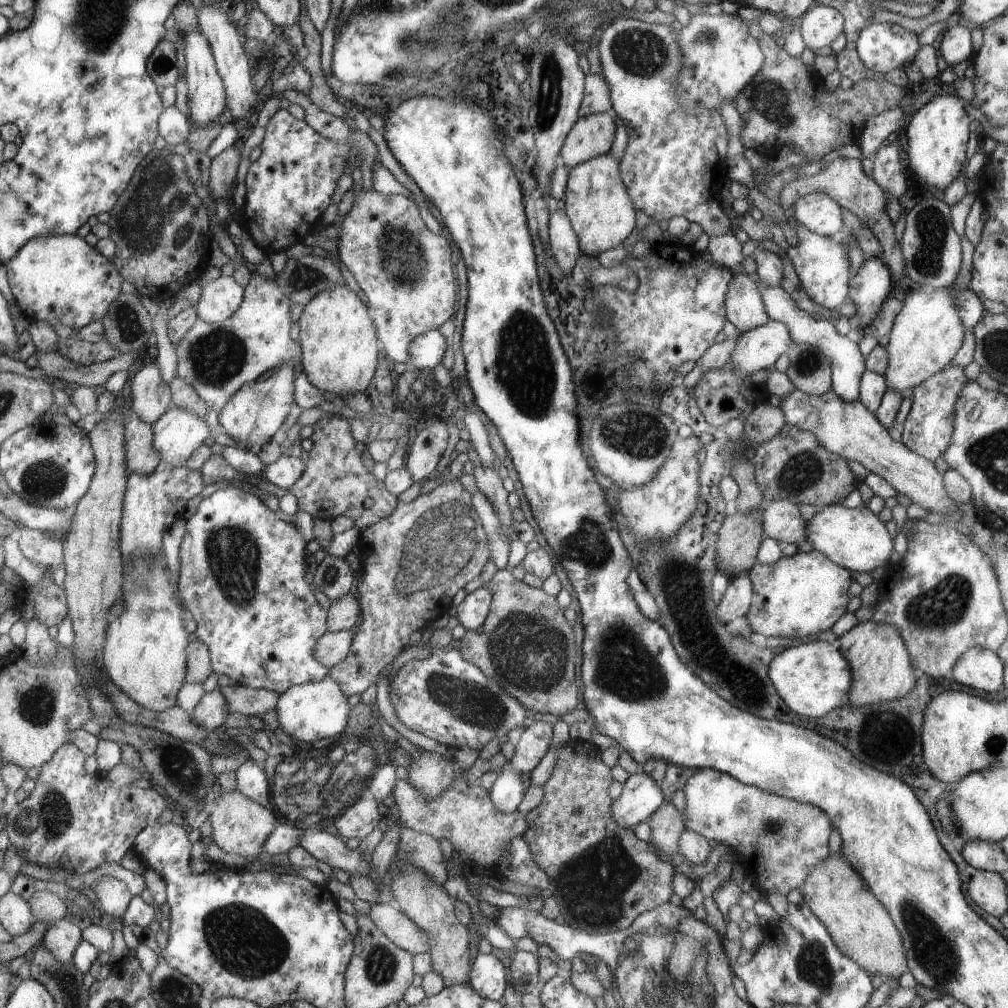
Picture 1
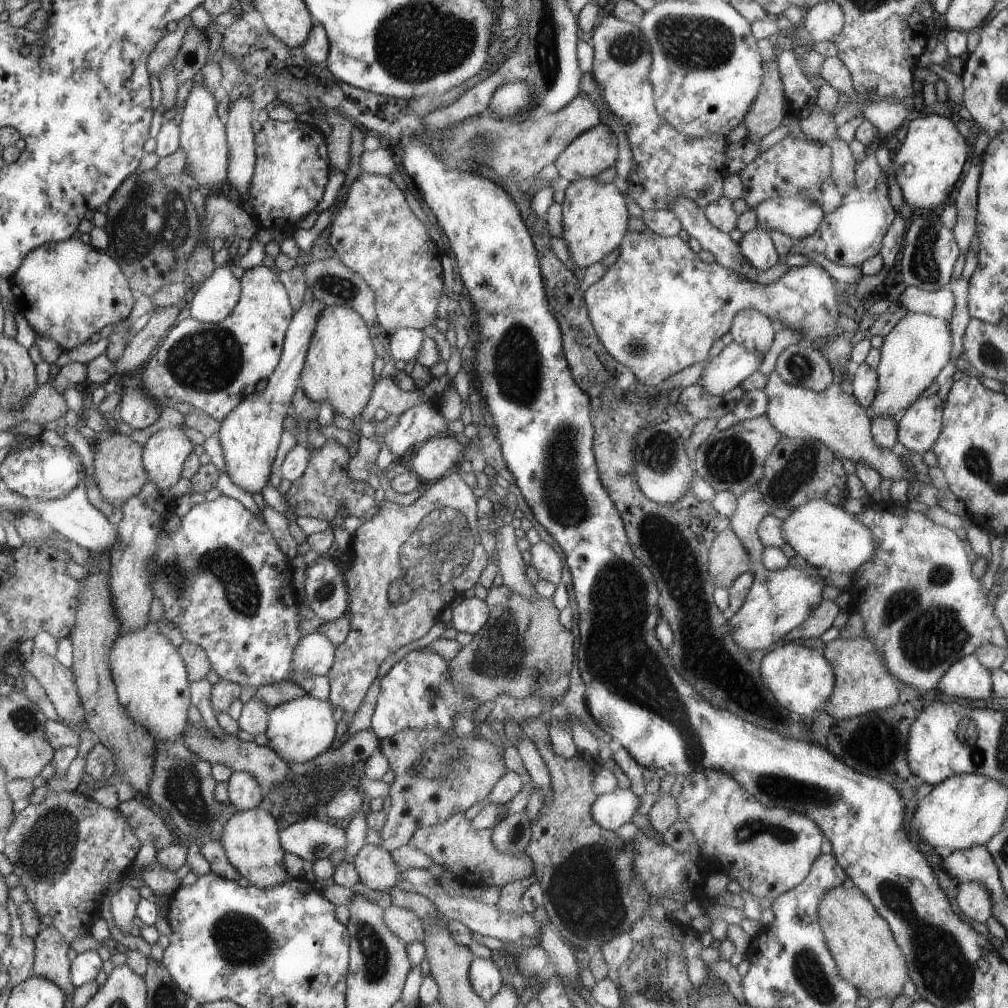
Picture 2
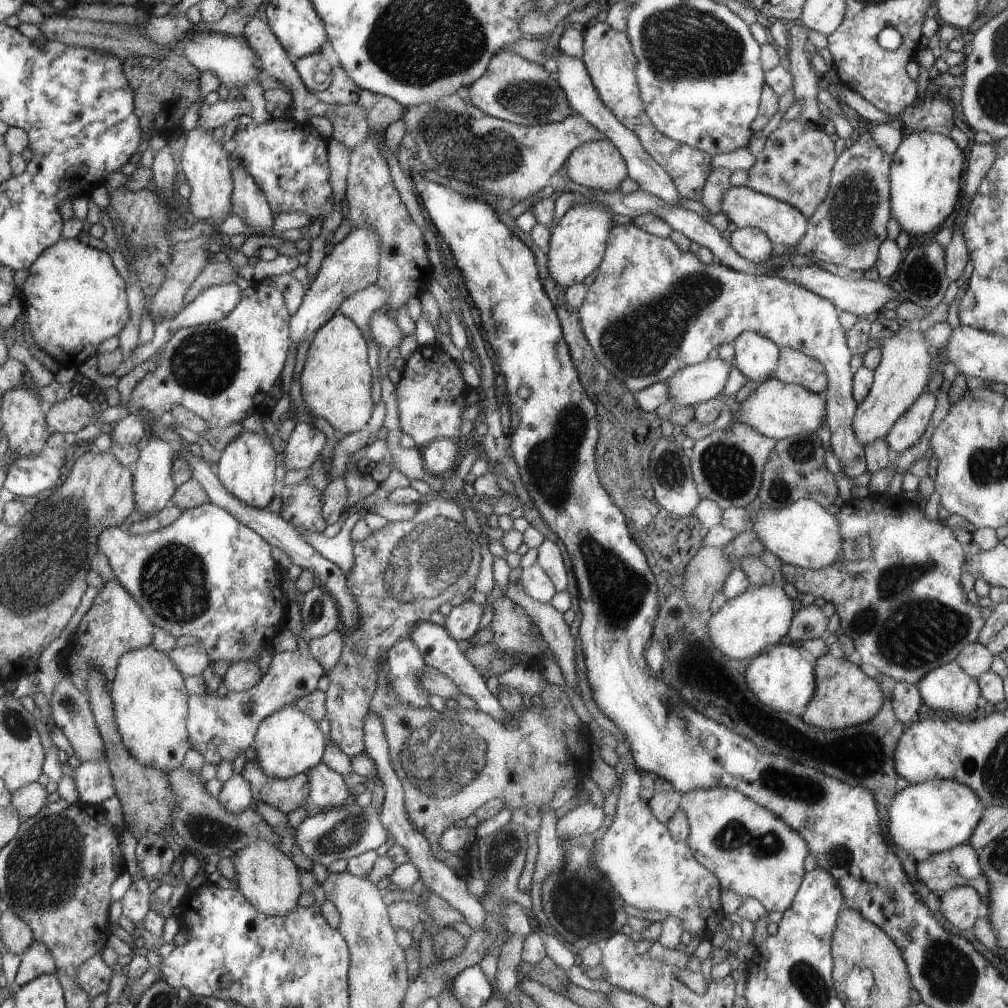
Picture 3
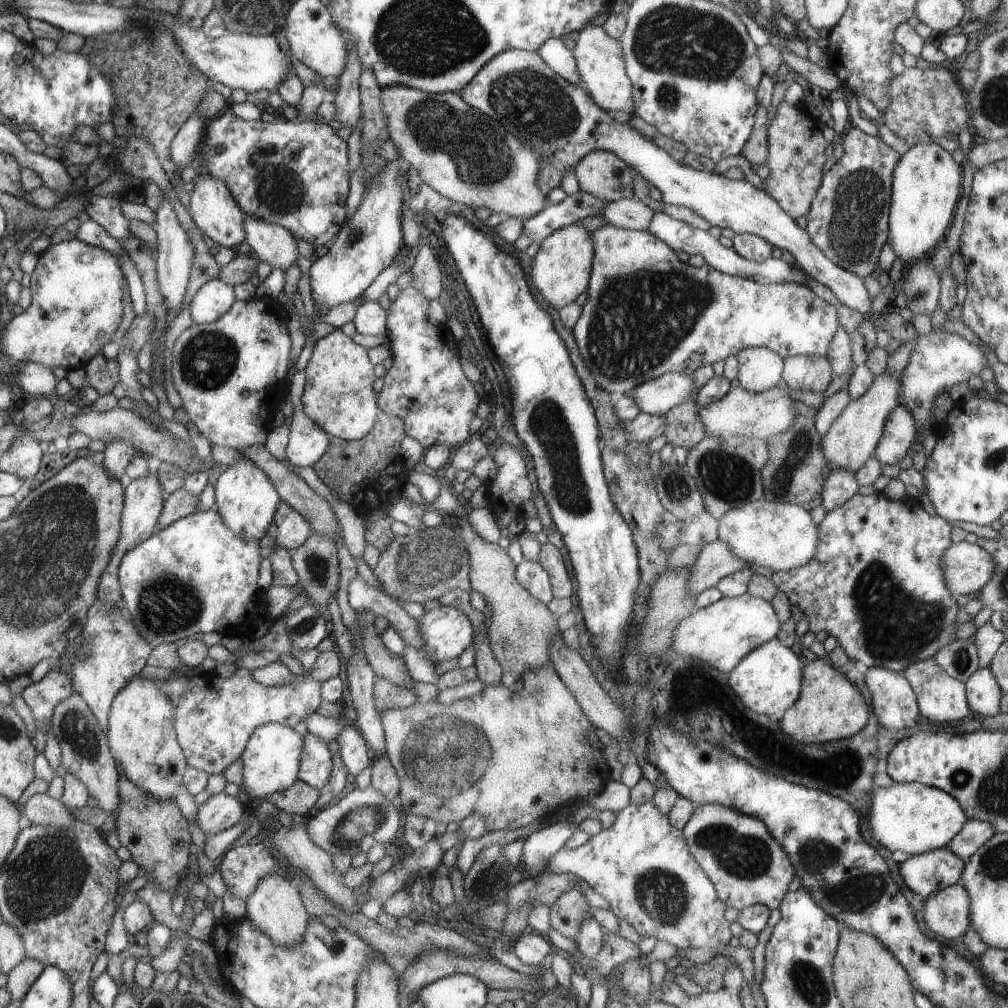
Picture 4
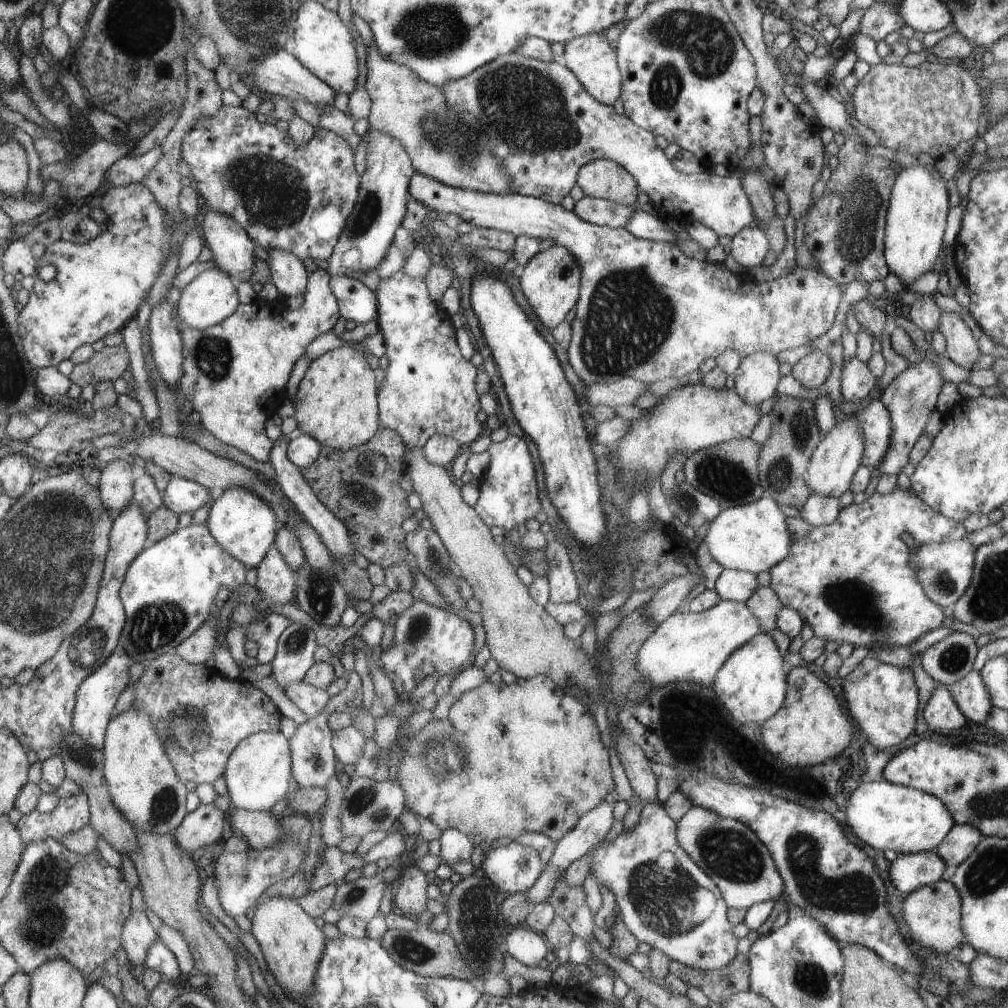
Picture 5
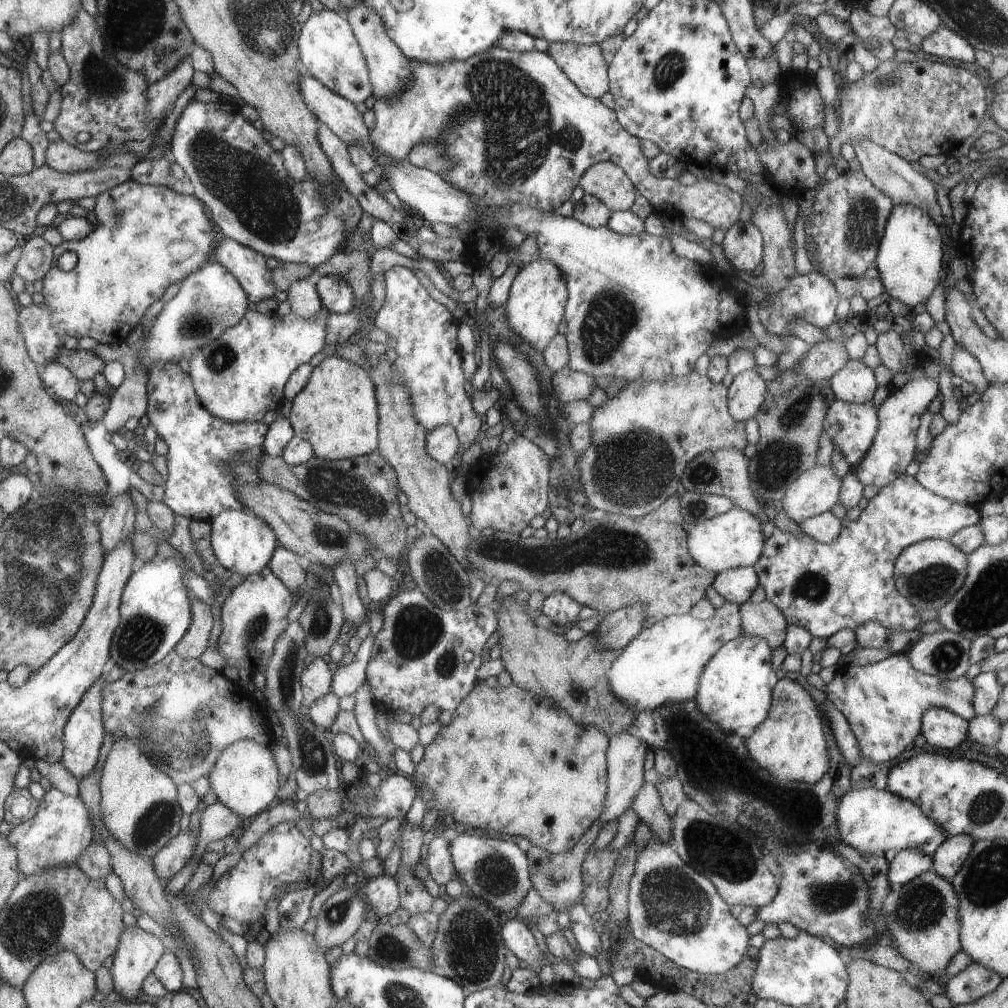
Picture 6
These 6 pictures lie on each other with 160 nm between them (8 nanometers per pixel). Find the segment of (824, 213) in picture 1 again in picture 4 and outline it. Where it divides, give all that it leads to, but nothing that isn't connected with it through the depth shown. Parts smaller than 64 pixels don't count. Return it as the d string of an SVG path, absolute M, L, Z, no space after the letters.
M512 49L497 54L460 91L461 97L490 122L503 126L516 135L527 147L545 159L537 182L548 196L561 185L562 178L587 154L608 151L627 162L646 182L660 190L661 201L694 210L711 224L730 228L736 234L750 233L769 242L774 248L788 250L798 266L809 277L828 286L844 306L858 310L864 317L872 317L871 296L864 279L836 266L812 241L805 229L772 198L746 179L734 180L724 175L699 171L674 160L654 141L634 129L629 122L620 123L604 110L582 85L571 83L556 74L536 51Z

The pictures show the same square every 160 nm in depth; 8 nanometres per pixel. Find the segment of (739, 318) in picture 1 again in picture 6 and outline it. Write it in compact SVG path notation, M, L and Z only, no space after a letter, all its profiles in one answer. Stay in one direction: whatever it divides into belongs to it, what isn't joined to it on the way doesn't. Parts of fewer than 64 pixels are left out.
M758 369L736 375L728 391L728 410L734 420L746 423L760 410L766 398L767 380Z

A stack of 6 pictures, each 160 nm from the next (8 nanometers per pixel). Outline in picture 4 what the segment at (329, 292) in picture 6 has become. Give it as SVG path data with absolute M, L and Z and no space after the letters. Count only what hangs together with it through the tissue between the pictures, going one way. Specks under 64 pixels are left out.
M360 299L357 302L357 310L352 324L360 334L386 334L387 313L378 301Z

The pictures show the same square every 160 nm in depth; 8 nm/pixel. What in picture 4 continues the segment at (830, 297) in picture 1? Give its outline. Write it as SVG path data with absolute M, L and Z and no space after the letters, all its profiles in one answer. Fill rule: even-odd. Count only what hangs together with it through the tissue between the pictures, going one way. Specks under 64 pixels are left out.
M605 224L593 231L592 242L595 256L588 298L572 334L584 364L591 370L590 376L606 392L626 395L635 386L664 373L692 375L701 366L750 347L773 350L783 359L798 355L828 357L828 346L839 327L836 307L806 285L762 284L714 270L708 264L694 267L680 262L675 250L648 231ZM843 470L832 471L825 480L821 494L824 510L830 512L842 506L857 494L859 487L855 473Z

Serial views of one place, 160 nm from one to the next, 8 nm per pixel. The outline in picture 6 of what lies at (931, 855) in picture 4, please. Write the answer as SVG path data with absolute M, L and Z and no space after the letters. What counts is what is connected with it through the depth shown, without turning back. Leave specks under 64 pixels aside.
M914 849L898 851L895 858L889 862L887 874L892 888L901 887L903 884L919 877L923 872L932 868L932 857Z

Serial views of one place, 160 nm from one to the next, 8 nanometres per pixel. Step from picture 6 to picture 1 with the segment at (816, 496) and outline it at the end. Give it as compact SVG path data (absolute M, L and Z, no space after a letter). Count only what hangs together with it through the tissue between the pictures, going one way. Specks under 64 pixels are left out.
M954 282L950 287L934 289L919 286L907 294L902 310L894 319L888 335L888 364L883 377L888 389L906 396L911 390L921 385L927 378L948 367L958 350L962 348L966 328L958 316L953 296L961 293L962 288Z

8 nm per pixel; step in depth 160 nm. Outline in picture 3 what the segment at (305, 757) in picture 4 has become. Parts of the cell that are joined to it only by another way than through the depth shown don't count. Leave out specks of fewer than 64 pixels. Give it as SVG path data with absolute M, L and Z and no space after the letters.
M319 762L316 766L306 772L311 784L309 804L315 810L326 810L328 808L344 805L354 797L351 790L346 790L344 777L325 763Z

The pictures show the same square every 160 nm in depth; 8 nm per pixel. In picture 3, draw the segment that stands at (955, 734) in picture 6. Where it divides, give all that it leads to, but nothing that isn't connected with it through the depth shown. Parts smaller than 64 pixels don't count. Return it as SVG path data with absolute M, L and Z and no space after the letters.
M956 661L926 673L916 686L924 704L936 712L950 710L965 718L986 704L977 679L960 669Z

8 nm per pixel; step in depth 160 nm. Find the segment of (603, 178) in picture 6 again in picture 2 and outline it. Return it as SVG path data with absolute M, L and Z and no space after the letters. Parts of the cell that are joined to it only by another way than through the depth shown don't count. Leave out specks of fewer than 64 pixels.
M599 123L586 133L578 134L565 153L553 164L558 173L568 182L578 181L578 178L592 178L599 176L608 168L616 164L618 148L616 136L606 128L606 124Z

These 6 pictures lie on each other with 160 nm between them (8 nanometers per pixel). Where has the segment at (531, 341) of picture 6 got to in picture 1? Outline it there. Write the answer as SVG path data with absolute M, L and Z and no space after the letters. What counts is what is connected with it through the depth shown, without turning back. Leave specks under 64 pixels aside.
M606 153L575 166L568 175L563 211L579 238L582 254L597 257L622 245L637 227L636 208L622 178L620 161Z

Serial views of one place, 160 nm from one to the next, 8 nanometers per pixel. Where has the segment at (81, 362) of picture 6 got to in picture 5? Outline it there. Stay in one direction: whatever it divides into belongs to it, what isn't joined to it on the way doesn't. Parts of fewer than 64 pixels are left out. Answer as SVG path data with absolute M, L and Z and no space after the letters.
M125 346L104 347L96 351L91 359L76 364L69 377L80 388L93 384L96 386L102 381L115 381L122 377L129 362L129 354Z

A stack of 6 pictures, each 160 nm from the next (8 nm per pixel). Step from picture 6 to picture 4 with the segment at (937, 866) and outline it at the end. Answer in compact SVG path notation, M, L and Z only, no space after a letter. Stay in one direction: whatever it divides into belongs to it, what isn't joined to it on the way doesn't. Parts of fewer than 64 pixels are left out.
M968 819L961 826L961 831L945 847L966 861L982 844L990 840L994 833L994 827L990 823Z

